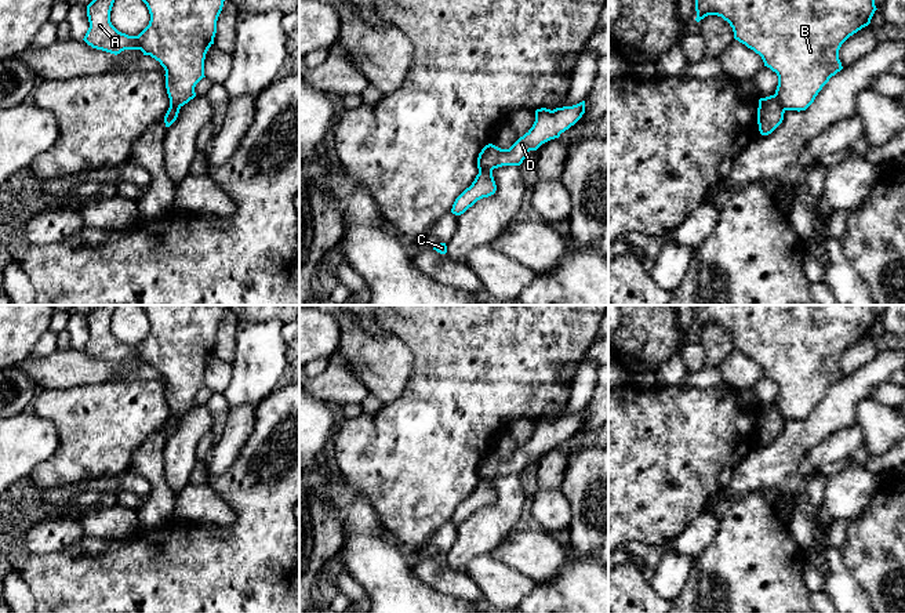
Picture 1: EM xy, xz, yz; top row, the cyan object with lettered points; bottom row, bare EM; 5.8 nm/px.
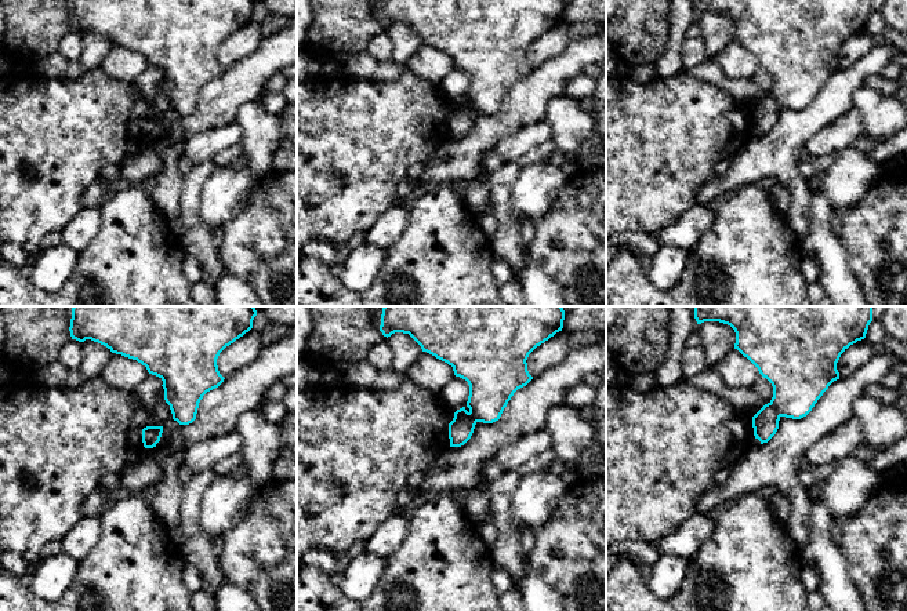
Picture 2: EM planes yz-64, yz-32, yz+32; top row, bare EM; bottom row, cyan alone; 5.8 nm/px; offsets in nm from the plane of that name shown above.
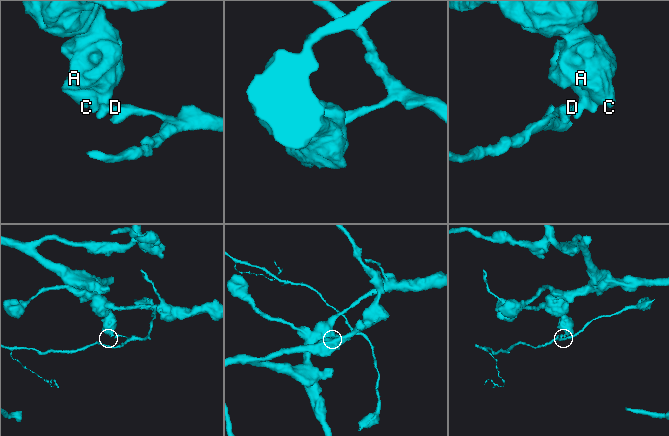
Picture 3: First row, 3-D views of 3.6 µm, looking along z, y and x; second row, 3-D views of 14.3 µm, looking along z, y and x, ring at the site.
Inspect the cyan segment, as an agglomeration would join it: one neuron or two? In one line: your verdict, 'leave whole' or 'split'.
split

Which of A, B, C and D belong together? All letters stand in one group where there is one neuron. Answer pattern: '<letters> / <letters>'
A B C / D

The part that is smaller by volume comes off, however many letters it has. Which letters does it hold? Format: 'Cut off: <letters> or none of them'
Cut off: D

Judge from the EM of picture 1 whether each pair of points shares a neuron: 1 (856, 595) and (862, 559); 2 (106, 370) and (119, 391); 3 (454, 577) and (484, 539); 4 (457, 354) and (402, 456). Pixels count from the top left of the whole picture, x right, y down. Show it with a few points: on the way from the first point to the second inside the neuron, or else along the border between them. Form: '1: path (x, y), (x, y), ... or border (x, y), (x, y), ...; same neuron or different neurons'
1: border (843, 555), (849, 572), (869, 598); different neurons
2: border (116, 380), (83, 384), (80, 387); different neurons
3: border (446, 562), (465, 573); different neurons
4: path (457, 378), (457, 399), (426, 431); same neuron

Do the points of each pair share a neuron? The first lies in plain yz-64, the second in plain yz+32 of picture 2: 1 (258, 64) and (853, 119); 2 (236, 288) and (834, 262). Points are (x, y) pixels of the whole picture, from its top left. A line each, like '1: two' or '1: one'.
1: two
2: one

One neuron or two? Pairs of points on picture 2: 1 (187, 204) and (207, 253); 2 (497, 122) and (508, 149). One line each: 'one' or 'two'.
1: one
2: two

